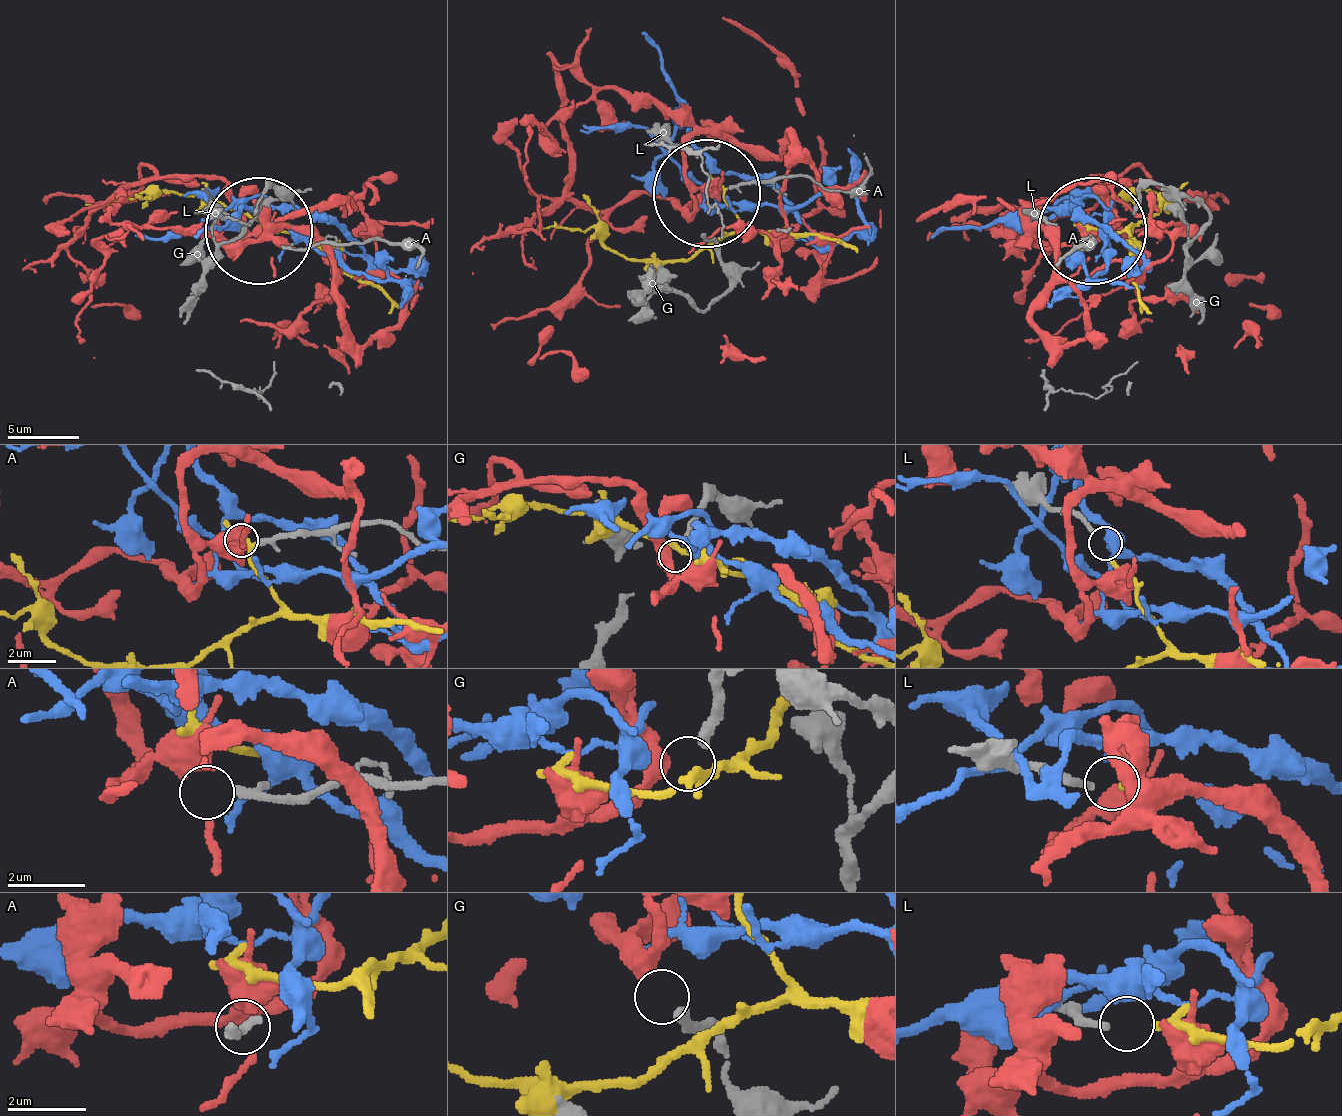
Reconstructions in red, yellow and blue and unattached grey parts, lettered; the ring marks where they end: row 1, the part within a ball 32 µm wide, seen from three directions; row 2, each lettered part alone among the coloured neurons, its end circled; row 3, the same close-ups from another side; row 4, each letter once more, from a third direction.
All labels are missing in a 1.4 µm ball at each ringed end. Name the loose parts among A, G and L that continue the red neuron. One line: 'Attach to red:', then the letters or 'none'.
Attach to red: G

